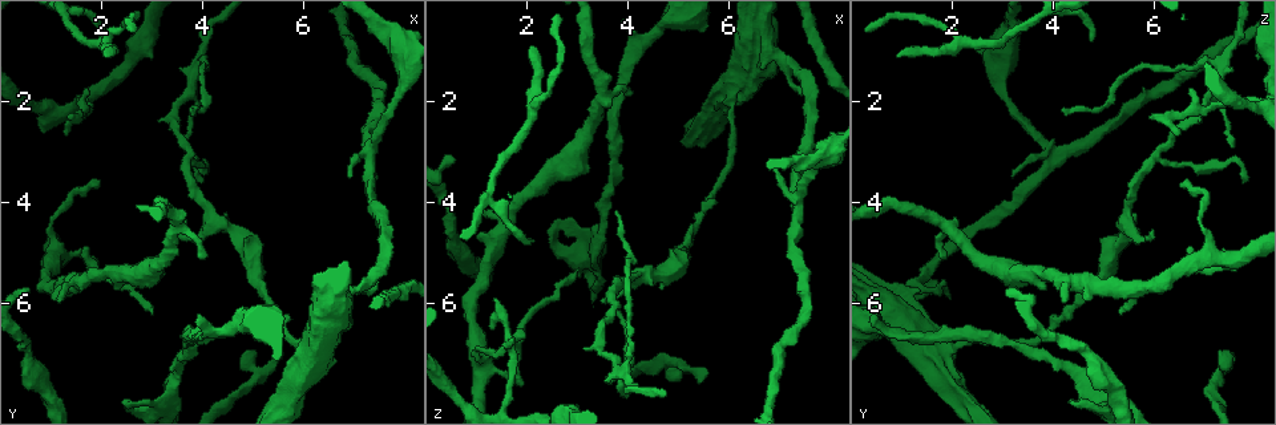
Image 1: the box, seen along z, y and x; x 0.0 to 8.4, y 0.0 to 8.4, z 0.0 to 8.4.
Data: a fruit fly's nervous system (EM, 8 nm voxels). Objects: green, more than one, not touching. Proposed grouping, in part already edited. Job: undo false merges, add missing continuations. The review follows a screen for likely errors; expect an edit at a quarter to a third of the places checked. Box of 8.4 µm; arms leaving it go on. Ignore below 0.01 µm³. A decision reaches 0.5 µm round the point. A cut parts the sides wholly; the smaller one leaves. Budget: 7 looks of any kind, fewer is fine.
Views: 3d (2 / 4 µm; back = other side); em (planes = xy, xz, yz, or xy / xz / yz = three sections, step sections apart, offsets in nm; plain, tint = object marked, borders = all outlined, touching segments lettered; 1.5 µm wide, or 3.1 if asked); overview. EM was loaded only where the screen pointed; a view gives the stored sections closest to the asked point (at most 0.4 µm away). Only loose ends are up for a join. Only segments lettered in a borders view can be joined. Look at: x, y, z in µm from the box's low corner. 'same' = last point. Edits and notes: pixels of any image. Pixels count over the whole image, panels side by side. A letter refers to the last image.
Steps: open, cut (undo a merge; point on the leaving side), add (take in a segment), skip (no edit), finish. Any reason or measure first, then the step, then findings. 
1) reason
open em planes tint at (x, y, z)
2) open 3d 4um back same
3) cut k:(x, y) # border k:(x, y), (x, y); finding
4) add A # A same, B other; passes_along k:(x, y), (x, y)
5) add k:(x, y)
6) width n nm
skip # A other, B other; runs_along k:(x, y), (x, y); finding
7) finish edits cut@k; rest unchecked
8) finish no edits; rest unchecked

tapers out
open em yz step 4 borders at (2.15, 0.75, 4.75)

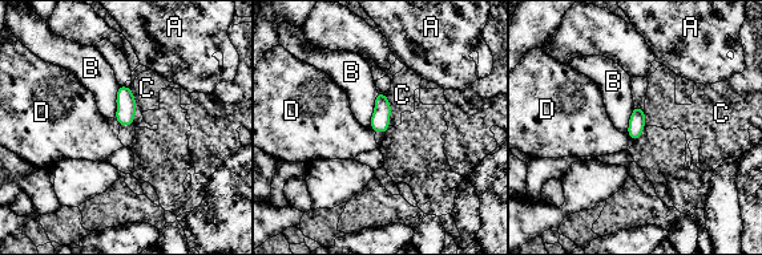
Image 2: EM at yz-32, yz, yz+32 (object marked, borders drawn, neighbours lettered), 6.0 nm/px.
width 100 nm; longest_contact B 220 nm
skip # A other, B other, C other, D other; no lettered segment goes on from it

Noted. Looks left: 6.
end of a long branch
open 3d 4um at (3.05, 6.20, 5.25)

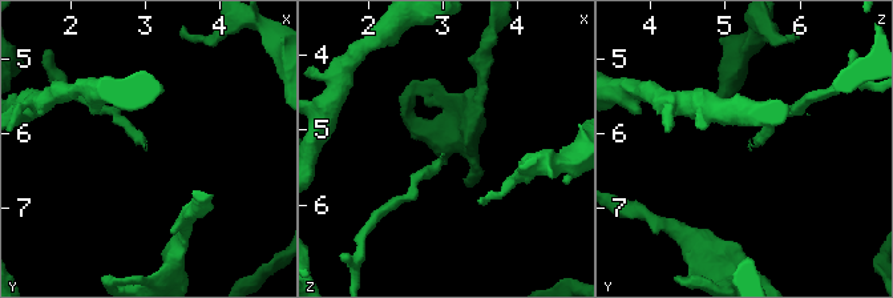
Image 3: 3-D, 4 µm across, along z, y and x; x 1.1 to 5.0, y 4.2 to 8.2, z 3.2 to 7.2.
shape alone is not enough
open em planes borders at (3.00, 6.15, 5.30)

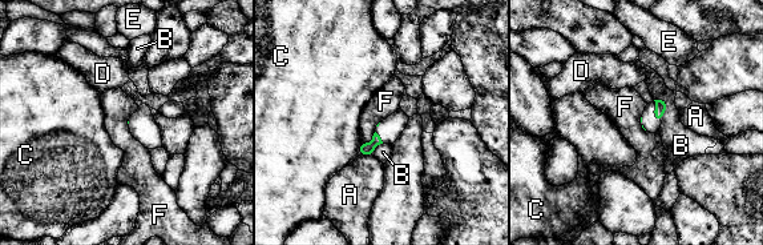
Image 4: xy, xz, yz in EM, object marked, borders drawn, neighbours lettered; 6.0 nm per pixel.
skip # A other, B other, C other, D other, E other, F other; none of them fits

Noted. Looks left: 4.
thin end
open em xz step 4 borders at (7.40, 5.50, 1.85)

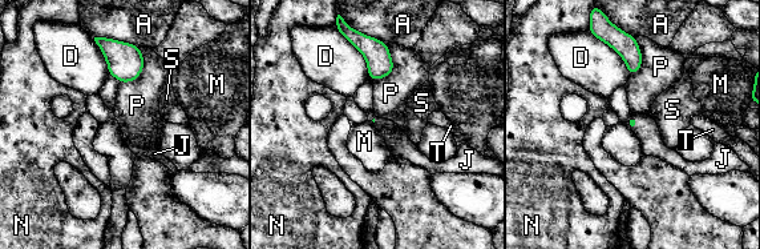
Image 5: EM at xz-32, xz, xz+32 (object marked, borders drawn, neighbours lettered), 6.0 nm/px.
add J # A other, D other, J same, M other, N other, P other, S other, T other; passes_along 5:(631, 123), (637, 121), (647, 131); the neuron continues

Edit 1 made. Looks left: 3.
finish edits add@5; rest unchecked

